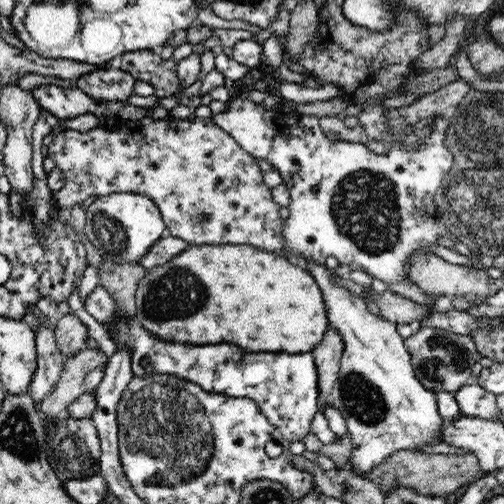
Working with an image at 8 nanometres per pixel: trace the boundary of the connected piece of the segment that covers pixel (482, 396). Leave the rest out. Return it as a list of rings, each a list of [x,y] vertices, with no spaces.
[[[468,384],[457,390],[456,401],[463,416],[469,418],[482,418],[483,420],[496,420],[501,418],[497,407],[496,395],[488,389],[477,384]]]

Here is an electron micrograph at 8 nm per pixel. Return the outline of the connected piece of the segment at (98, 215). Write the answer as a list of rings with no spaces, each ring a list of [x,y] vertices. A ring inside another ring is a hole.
[[[130,192],[96,196],[94,202],[85,209],[87,224],[84,232],[98,248],[103,260],[114,264],[136,262],[167,233],[162,214],[150,197]]]

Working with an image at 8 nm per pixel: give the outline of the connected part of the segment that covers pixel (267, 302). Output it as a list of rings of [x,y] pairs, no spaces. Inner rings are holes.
[[[193,244],[174,256],[168,264],[164,266],[156,266],[156,268],[148,269],[147,276],[140,282],[136,292],[136,316],[135,320],[151,332],[156,338],[164,342],[175,342],[176,344],[194,344],[208,345],[230,343],[244,348],[248,352],[289,352],[290,354],[304,354],[314,350],[322,338],[324,332],[330,328],[328,325],[328,313],[326,313],[326,303],[317,281],[308,273],[305,266],[296,264],[288,258],[280,256],[273,252],[266,252],[261,248],[256,248],[248,244]]]

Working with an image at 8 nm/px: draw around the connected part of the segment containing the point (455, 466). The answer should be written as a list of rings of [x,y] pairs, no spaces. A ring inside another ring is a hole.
[[[400,450],[385,458],[376,468],[358,474],[362,478],[374,481],[385,495],[396,488],[407,487],[420,496],[446,498],[460,490],[462,486],[473,483],[484,475],[479,458],[472,452],[458,454],[428,454],[418,450]]]

